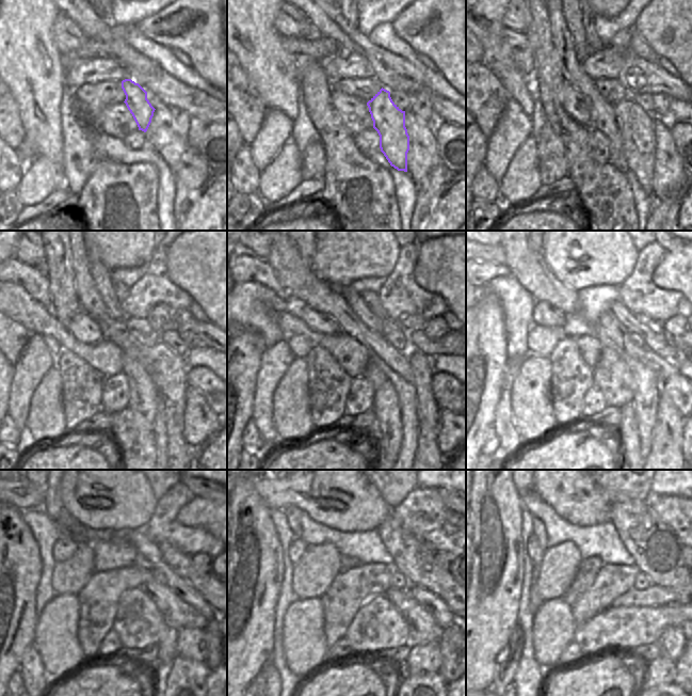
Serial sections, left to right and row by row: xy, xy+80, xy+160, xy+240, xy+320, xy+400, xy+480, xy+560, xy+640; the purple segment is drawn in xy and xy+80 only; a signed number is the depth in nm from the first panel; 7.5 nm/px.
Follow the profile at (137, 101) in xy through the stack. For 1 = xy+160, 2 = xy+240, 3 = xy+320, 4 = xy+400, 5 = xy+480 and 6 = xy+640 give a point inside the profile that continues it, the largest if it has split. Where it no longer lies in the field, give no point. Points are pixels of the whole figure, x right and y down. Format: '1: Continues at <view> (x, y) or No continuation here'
1: Continues at xy+160 (636, 125)
2: Continues at xy+240 (167, 369)
3: Continues at xy+320 (428, 412)
4: Continues at xy+400 (666, 446)
5: Continues at xy+480 (186, 679)
6: Continues at xy+640 (669, 686).

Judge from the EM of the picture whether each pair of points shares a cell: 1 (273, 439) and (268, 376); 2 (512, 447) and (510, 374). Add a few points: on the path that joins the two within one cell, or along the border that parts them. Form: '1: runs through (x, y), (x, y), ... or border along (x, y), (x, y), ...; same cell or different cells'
1: runs through (263, 423), (263, 392); same cell
2: runs through (505, 429), (504, 392); same cell

